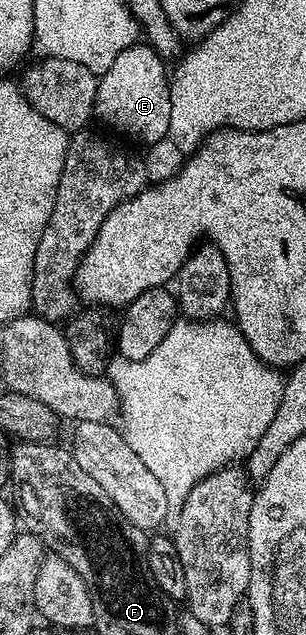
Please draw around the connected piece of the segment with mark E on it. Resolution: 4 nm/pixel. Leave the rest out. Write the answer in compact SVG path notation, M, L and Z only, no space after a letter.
M137 44L118 52L118 56L112 59L105 69L109 70L104 75L101 73L96 83L95 117L101 118L106 125L113 126L120 134L129 134L136 142L151 144L167 139L170 128L171 88L169 86L170 74L168 70L164 71L164 66L166 66L165 59L147 44Z

